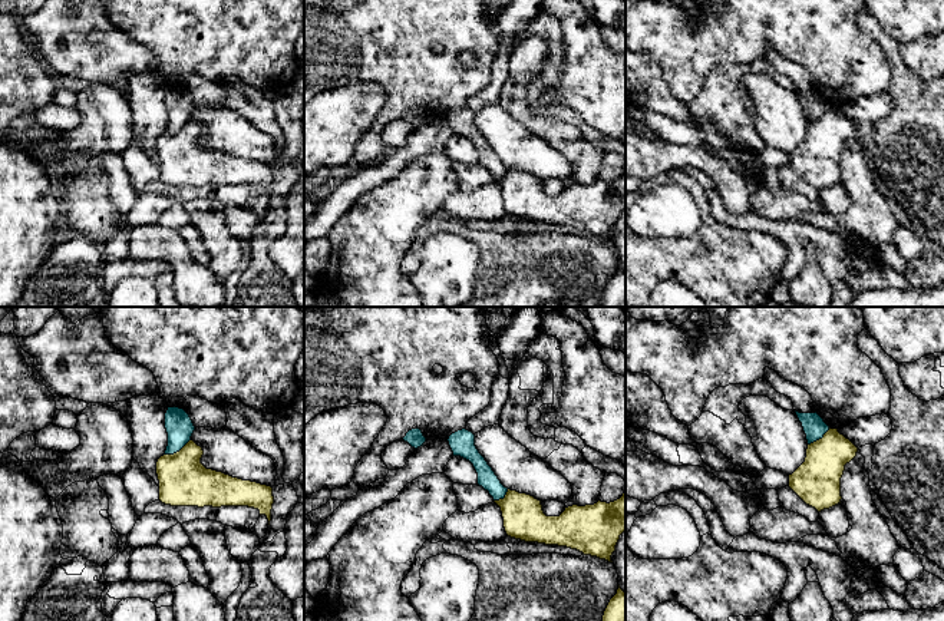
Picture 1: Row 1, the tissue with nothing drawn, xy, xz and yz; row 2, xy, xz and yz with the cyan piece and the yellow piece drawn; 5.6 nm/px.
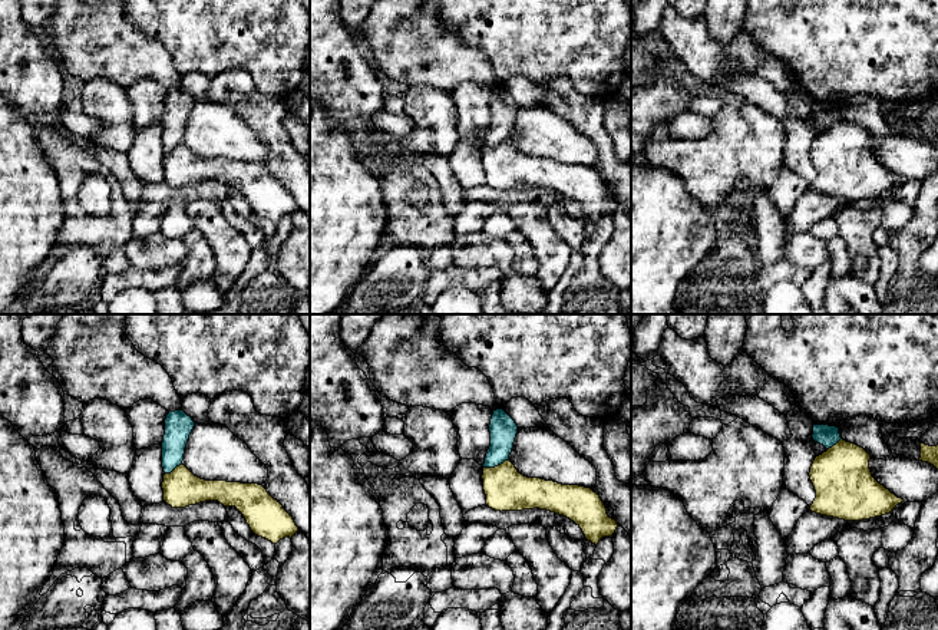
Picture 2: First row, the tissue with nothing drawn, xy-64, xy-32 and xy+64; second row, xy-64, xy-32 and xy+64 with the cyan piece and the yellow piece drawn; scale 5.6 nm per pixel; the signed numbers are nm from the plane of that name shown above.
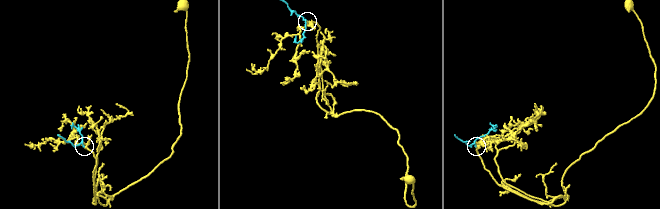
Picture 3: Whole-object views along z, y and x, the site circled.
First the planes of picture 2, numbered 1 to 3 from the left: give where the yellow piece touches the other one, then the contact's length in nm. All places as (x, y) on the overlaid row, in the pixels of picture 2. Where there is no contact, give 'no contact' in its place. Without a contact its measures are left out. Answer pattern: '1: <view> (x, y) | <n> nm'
1: xy-64 (172, 469) | 120 nm
2: xy-32 (495, 465) | 160 nm
3: xy+64 (834, 444) | 100 nm

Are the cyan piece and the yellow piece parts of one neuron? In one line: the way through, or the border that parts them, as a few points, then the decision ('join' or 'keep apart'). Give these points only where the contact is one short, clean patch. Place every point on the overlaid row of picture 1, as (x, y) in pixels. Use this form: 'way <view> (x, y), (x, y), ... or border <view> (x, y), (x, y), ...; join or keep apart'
border xy (190, 439), (178, 451), (164, 455); keep apart

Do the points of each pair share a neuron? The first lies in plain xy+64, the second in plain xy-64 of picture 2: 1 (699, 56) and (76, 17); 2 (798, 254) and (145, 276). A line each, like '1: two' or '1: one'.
1: one
2: two

